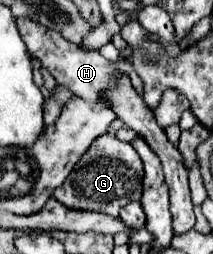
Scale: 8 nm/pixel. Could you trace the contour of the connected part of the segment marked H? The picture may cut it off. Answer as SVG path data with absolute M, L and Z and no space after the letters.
M18 18L16 24L18 24L20 36L22 36L22 40L24 40L26 48L28 48L28 54L32 58L36 58L42 64L42 68L46 68L60 86L68 88L74 96L78 96L82 100L88 100L88 102L104 100L110 106L110 110L116 114L116 118L120 118L126 124L126 128L132 128L138 136L142 136L146 140L146 144L158 154L158 158L162 162L164 176L166 176L166 184L170 188L170 214L172 214L174 234L184 234L184 232L192 230L196 218L194 218L194 210L192 210L194 206L192 206L192 200L190 200L188 172L182 166L180 152L166 138L166 132L158 126L158 122L154 118L154 110L136 92L136 88L132 86L130 76L120 72L116 68L116 64L106 60L98 50L76 46L76 44L68 42L60 32L48 30L40 22L34 22L30 18Z

